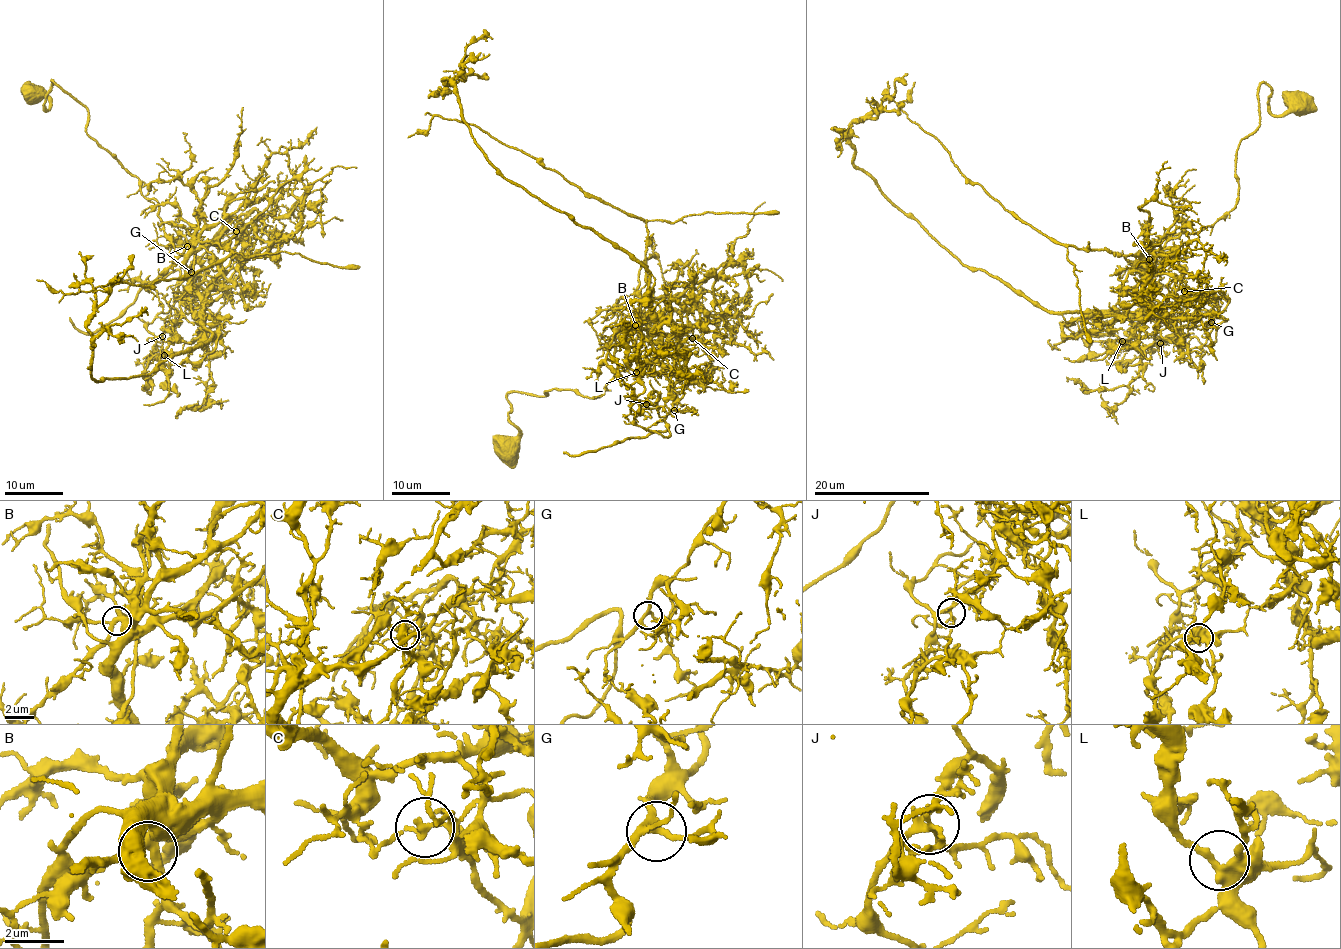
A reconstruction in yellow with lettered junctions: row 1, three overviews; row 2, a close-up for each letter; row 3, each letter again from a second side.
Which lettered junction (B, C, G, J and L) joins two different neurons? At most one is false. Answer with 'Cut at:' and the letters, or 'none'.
Cut at: C

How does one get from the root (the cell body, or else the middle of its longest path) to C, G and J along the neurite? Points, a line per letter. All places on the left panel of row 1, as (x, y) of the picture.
C: (35, 97), (49, 109), (52, 80), (87, 109), (87, 133), (157, 203), (180, 254), (236, 231)
G: (35, 97), (49, 109), (52, 80), (87, 109), (87, 133), (157, 203), (198, 294), (199, 259), (191, 272)
J: (35, 97), (49, 109), (52, 80), (87, 109), (198, 294), (199, 259), (147, 325), (162, 336)

